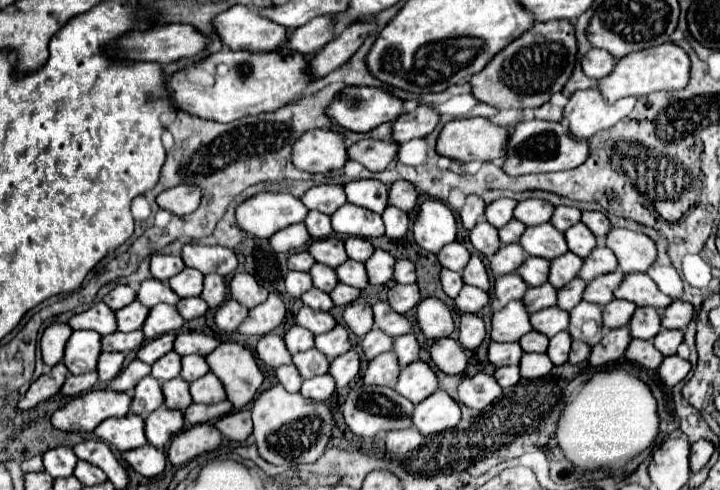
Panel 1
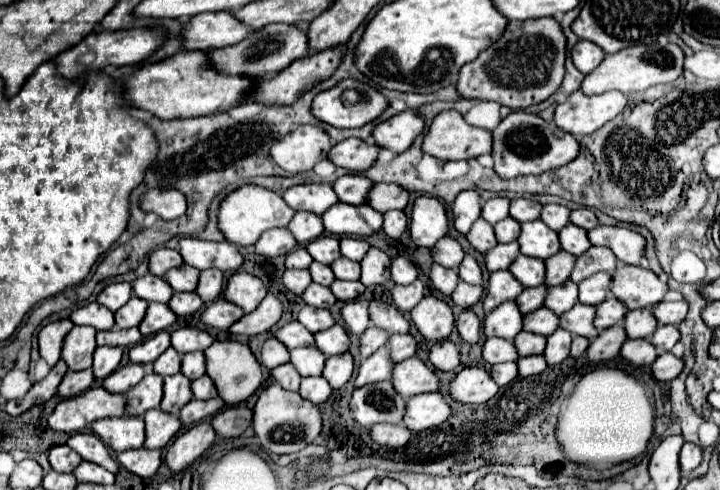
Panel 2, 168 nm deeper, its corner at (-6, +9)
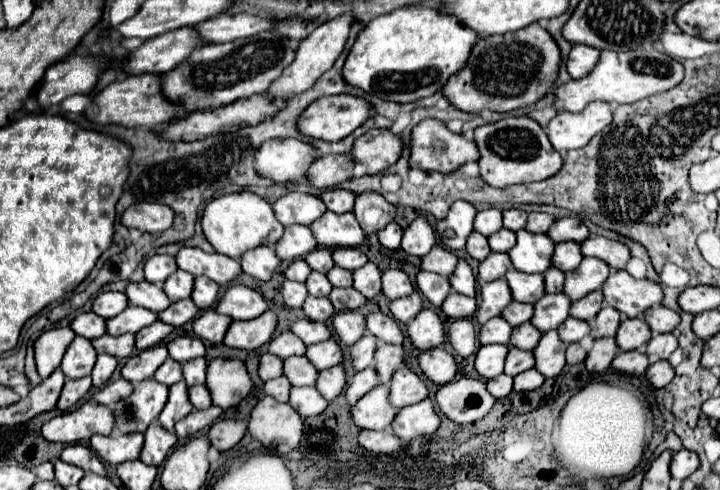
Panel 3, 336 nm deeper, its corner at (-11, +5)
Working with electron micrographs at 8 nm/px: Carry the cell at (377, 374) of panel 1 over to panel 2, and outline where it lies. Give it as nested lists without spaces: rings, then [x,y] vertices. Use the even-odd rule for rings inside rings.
[[[382,346],[378,352],[374,352],[374,356],[366,358],[360,364],[360,370],[358,370],[358,376],[356,376],[356,386],[390,380],[392,370],[394,370],[394,360],[390,360],[386,346]]]

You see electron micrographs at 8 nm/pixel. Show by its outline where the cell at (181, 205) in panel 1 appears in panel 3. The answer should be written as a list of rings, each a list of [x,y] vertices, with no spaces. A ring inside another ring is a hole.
[[[139,202],[129,206],[123,216],[121,216],[121,224],[125,228],[137,228],[141,232],[163,232],[167,228],[171,228],[173,224],[173,210],[165,204],[151,204],[151,202]]]

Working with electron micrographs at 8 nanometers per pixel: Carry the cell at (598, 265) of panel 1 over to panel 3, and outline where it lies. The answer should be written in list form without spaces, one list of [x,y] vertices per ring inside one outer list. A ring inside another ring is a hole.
[[[583,258],[579,268],[565,274],[563,292],[571,302],[575,302],[593,290],[599,290],[607,280],[607,276],[609,276],[609,266],[605,262],[595,258]]]

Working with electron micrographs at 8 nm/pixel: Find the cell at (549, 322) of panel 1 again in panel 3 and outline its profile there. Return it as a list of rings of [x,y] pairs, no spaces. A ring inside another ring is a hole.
[[[527,322],[527,324],[521,324],[521,326],[513,328],[513,332],[511,332],[511,344],[509,346],[523,348],[523,350],[533,350],[535,344],[539,342],[539,338],[541,338],[539,330]]]

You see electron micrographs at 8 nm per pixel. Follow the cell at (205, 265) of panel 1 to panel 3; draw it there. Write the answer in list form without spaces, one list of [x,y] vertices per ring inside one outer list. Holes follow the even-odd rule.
[[[183,246],[177,256],[177,266],[193,276],[207,276],[215,280],[219,286],[235,280],[241,274],[241,266],[237,260],[221,254],[207,254],[199,248],[187,248]]]

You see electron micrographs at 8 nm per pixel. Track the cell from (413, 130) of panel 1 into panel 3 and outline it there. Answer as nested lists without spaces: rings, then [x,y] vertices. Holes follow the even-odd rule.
[[[369,130],[355,140],[351,148],[351,158],[357,164],[367,166],[367,174],[379,174],[393,166],[401,156],[401,140],[391,130]]]

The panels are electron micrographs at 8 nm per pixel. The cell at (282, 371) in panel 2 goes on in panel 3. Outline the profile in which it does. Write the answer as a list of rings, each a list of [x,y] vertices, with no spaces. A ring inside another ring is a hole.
[[[279,376],[279,378],[273,378],[273,380],[267,380],[263,384],[263,390],[267,396],[273,396],[275,400],[279,402],[287,402],[289,400],[289,390],[291,390],[291,384],[285,376]]]

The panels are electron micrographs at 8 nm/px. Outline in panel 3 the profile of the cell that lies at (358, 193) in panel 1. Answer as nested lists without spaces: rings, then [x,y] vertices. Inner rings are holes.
[[[335,188],[335,190],[325,190],[321,194],[321,200],[323,200],[323,204],[325,204],[327,210],[331,210],[335,214],[345,214],[345,212],[351,212],[353,210],[355,194],[349,192],[349,190]]]

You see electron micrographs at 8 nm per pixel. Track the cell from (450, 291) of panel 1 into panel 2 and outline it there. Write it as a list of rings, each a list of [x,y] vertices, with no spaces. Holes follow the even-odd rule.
[[[434,264],[432,270],[430,270],[430,282],[432,282],[432,286],[436,290],[440,290],[446,296],[450,296],[460,280],[458,280],[458,272],[456,270],[442,268],[440,264]]]

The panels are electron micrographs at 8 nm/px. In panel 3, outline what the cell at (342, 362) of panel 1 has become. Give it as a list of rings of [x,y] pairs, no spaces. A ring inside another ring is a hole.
[[[333,366],[325,372],[319,374],[317,382],[315,382],[315,388],[317,392],[327,400],[331,402],[333,398],[337,398],[341,394],[341,390],[345,388],[345,372],[343,372],[343,366]]]

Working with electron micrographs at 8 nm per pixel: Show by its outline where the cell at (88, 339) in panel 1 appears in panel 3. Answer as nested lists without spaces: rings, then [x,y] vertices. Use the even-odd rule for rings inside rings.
[[[75,336],[75,340],[69,344],[69,348],[63,356],[61,370],[67,378],[73,378],[73,380],[89,376],[95,366],[95,358],[97,358],[97,352],[91,346],[91,340]]]

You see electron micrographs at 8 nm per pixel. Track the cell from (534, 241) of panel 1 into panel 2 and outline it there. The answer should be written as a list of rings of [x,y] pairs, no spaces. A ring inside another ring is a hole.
[[[532,220],[532,222],[522,224],[518,244],[520,244],[522,254],[542,258],[542,260],[550,258],[552,254],[560,250],[558,234],[546,224],[542,224],[542,220]]]

